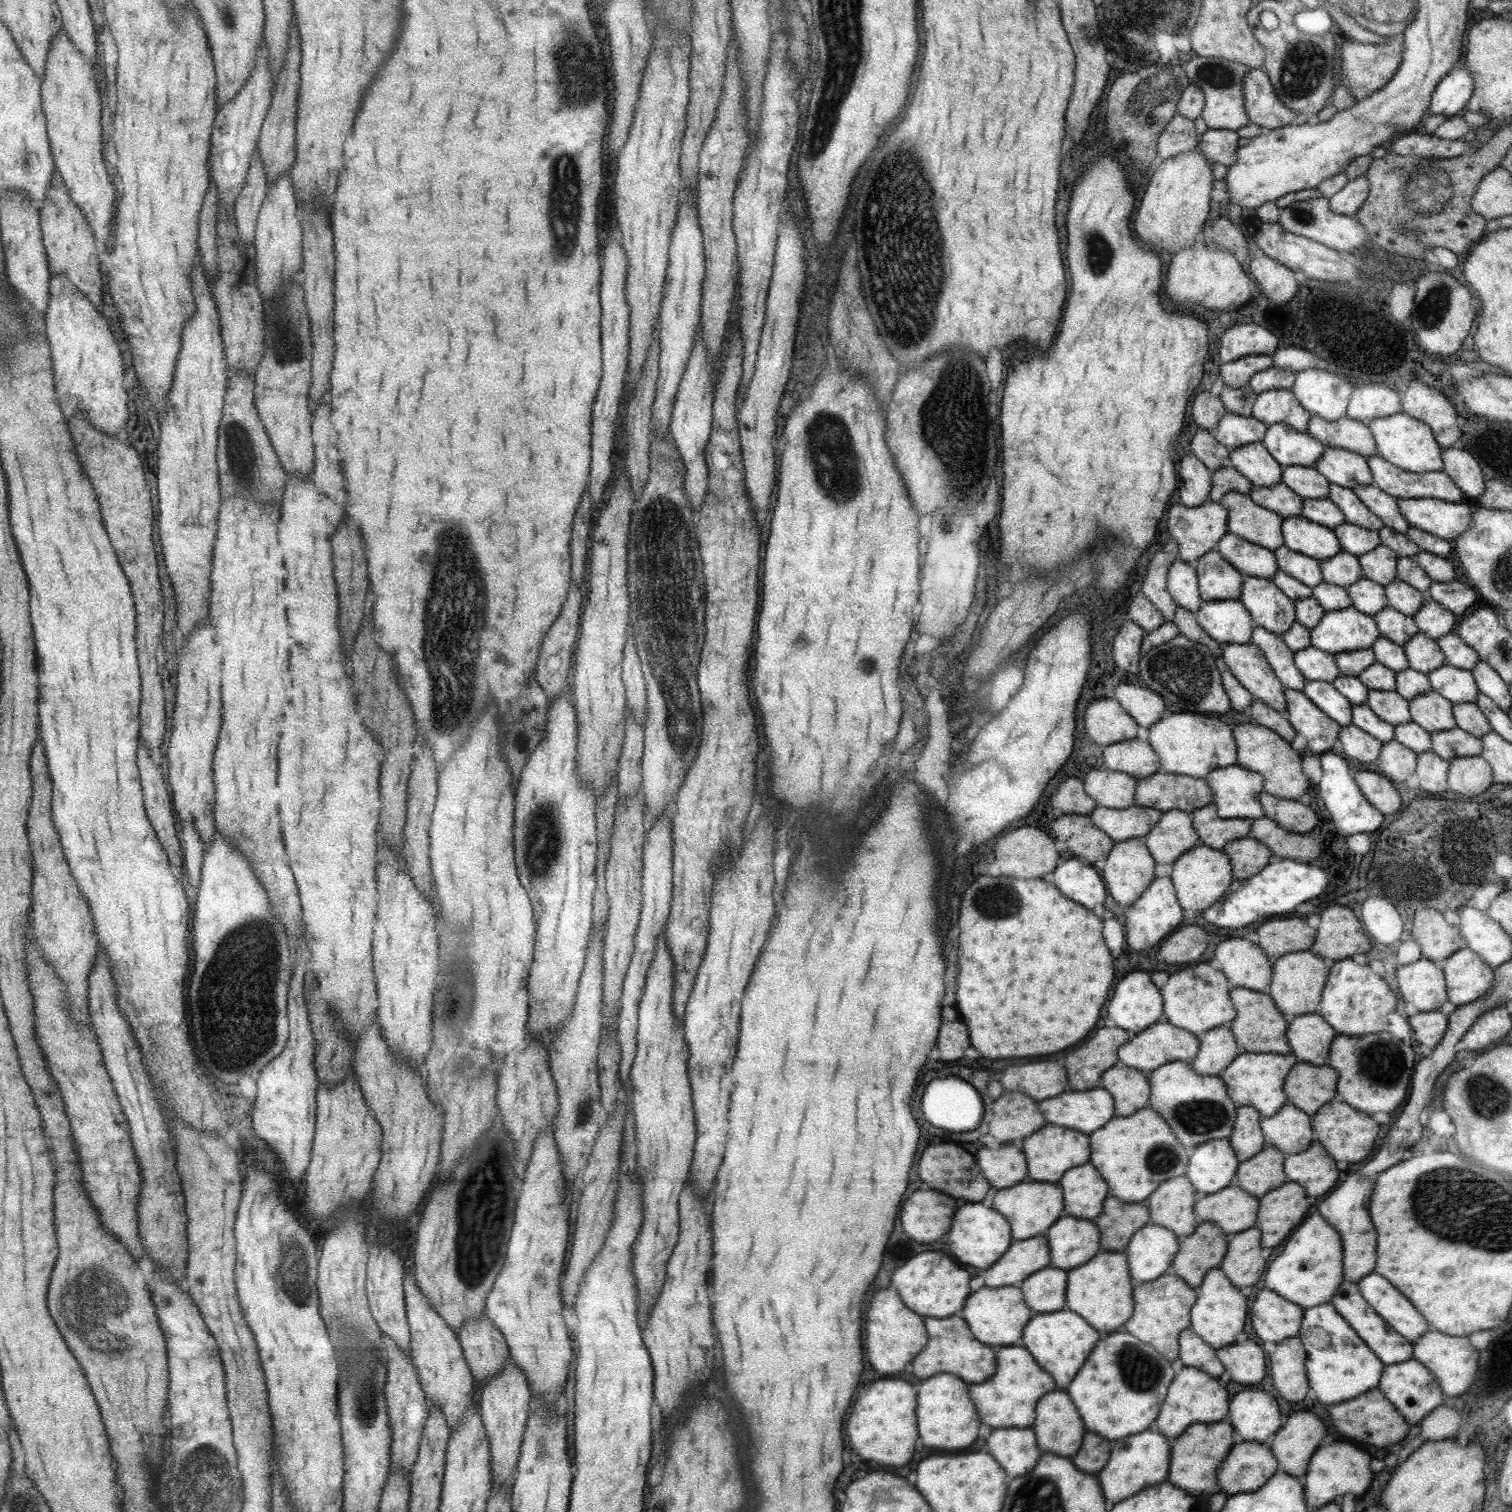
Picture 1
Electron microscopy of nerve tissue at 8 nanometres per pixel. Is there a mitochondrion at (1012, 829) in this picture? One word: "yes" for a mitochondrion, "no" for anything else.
no

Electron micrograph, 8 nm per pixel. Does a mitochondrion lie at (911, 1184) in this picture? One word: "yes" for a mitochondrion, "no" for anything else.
no

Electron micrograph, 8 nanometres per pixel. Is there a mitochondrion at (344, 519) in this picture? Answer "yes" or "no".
no

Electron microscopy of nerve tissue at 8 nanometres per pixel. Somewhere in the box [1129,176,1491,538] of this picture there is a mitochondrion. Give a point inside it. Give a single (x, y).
(1434, 303)

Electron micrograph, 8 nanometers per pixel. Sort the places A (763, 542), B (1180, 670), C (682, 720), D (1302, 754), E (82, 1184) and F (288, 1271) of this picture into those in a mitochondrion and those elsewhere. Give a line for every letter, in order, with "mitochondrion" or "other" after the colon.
A: other
B: mitochondrion
C: mitochondrion
D: other
E: other
F: mitochondrion

